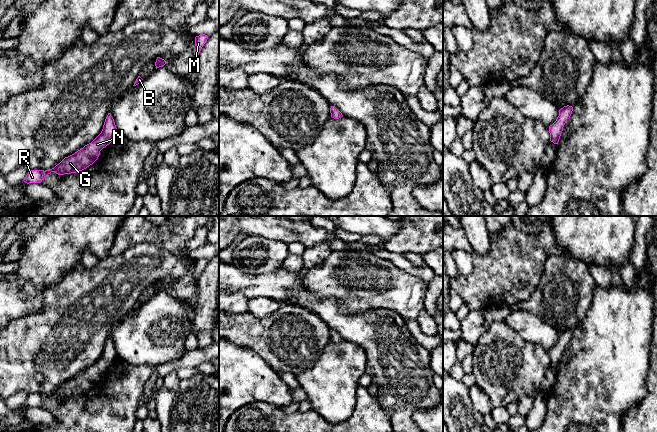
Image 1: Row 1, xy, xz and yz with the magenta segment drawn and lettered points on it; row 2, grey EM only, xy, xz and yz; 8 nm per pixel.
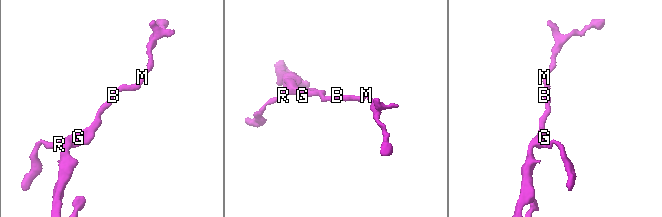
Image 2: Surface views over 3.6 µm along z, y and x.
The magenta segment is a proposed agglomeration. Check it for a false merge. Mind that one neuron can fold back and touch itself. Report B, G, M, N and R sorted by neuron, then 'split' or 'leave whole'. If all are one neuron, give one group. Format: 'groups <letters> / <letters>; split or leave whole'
groups B G M N R; leave whole

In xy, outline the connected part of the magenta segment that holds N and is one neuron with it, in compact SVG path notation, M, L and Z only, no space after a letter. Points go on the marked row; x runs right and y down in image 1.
M108 113L101 133L89 144L65 157L59 164L50 170L30 170L24 182L41 183L42 180L51 172L58 175L71 174L82 171L92 165L99 157L100 151L109 145L117 136L117 128L111 113Z

